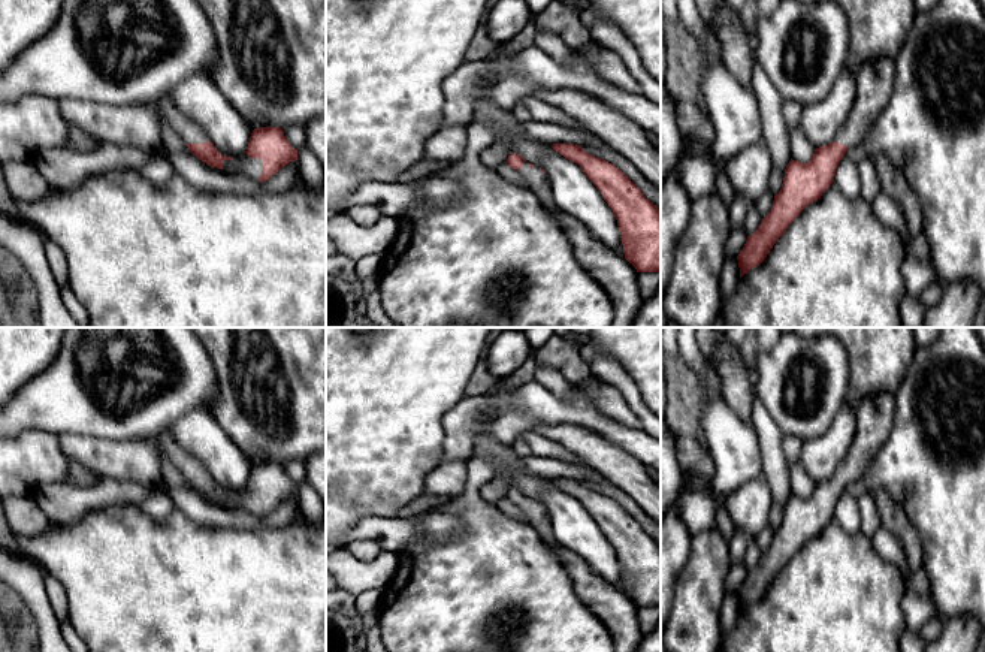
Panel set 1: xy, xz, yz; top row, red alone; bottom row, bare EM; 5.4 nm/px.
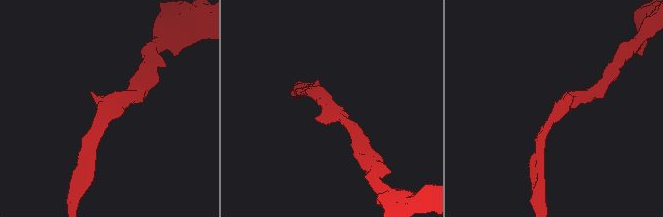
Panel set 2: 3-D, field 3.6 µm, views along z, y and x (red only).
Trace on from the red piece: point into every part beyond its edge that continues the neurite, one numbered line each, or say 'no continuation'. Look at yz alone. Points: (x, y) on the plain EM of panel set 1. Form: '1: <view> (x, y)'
1: yz (875, 417)

